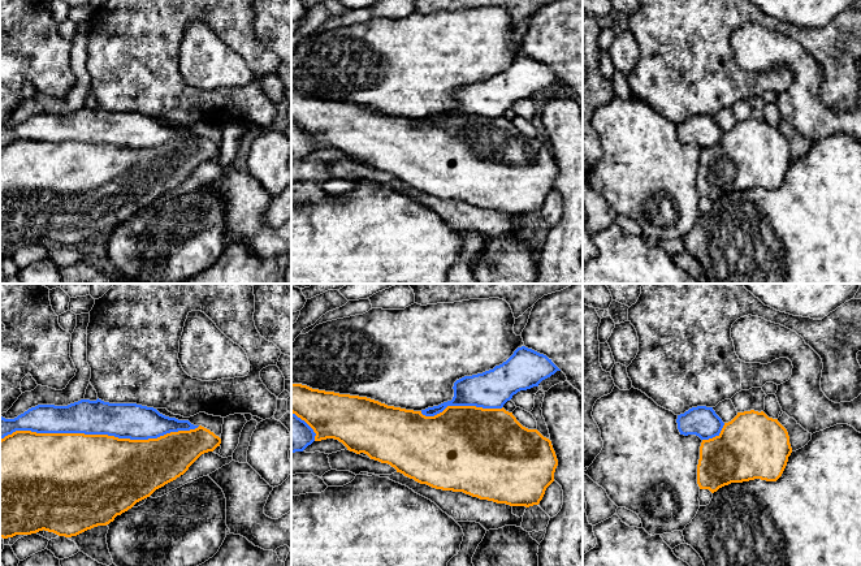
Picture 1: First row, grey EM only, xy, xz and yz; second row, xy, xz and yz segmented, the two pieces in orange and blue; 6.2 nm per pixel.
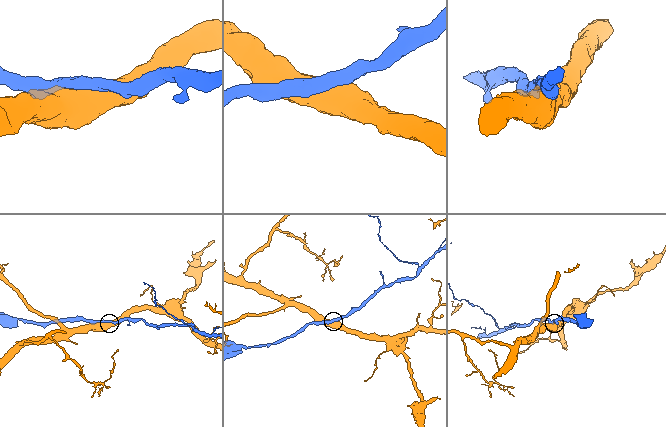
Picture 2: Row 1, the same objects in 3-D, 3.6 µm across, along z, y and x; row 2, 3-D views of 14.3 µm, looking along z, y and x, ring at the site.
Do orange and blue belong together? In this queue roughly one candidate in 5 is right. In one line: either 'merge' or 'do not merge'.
do not merge

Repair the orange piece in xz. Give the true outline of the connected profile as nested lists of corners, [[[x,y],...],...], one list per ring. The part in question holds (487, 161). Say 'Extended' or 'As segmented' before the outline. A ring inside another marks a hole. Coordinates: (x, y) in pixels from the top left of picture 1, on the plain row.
As segmented. [[[291,92],[291,121],[313,138],[315,150],[338,148],[347,159],[388,172],[420,193],[497,212],[538,213],[558,174],[551,150],[537,138],[523,135],[503,116],[447,115],[434,125],[425,125],[367,105]]]

